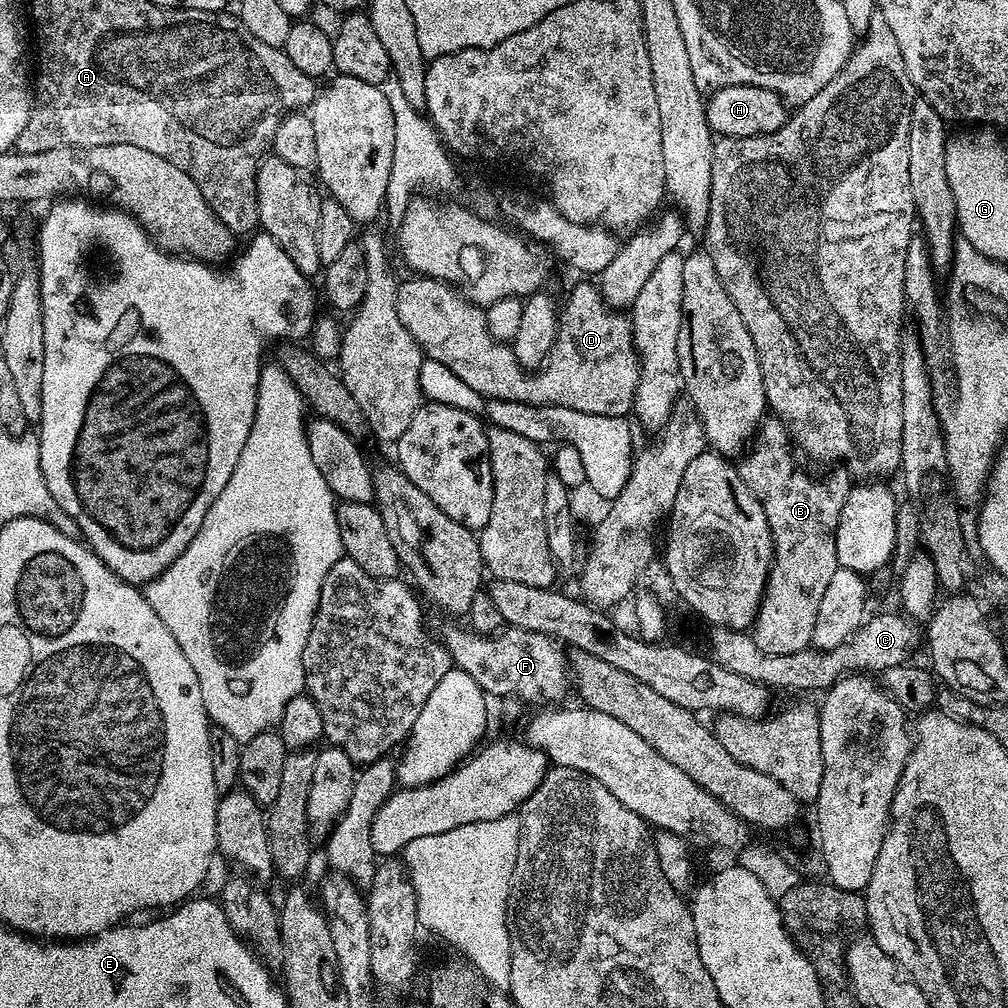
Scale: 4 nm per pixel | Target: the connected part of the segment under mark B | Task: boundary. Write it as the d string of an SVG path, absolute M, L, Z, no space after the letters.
M765 418L738 464L742 482L760 500L772 531L772 568L764 600L750 629L758 650L766 650L766 654L798 654L798 650L811 645L818 605L838 566L838 518L854 487L847 467L836 466L825 471L825 476L811 476L800 469L795 455L787 426L778 418Z

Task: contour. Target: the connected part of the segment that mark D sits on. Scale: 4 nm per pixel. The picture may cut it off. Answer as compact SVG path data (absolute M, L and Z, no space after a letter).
M419 274L411 277L413 280L401 279L396 285L396 305L398 306L398 318L402 318L402 326L406 326L406 330L410 330L410 334L414 338L414 342L418 342L418 346L424 352L425 357L442 362L443 365L462 378L467 386L476 390L478 394L490 399L506 399L510 402L520 402L526 404L557 404L558 406L569 407L573 410L586 411L588 414L600 415L616 415L627 417L633 411L636 402L636 391L638 390L638 378L640 377L640 356L636 353L636 343L632 337L632 321L623 311L612 308L602 298L599 287L595 283L580 284L568 296L568 301L562 304L558 312L558 327L556 330L556 347L552 353L548 355L548 359L543 365L535 370L523 368L518 362L518 358L512 352L511 347L503 340L496 340L494 334L490 334L488 323L486 322L486 311L479 304L472 304L468 301L467 295L460 296L455 287L446 284L442 280L432 280L428 276Z

